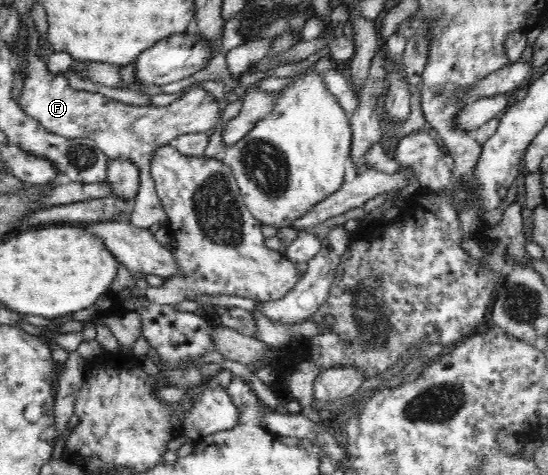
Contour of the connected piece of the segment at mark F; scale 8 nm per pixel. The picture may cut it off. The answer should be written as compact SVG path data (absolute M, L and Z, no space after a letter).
M29 53L26 59L28 73L18 102L23 112L39 121L41 127L51 134L68 139L92 138L108 159L124 157L135 163L140 171L140 188L131 210L133 225L147 230L159 226L159 233L154 235L155 239L163 246L172 248L175 239L172 239L169 233L168 217L150 174L152 157L157 148L164 144L175 143L181 134L189 132L209 134L223 114L223 110L219 109L217 98L198 86L189 89L169 106L127 105L100 93L74 90L63 74L51 73L47 69L47 62L41 61L39 56Z

